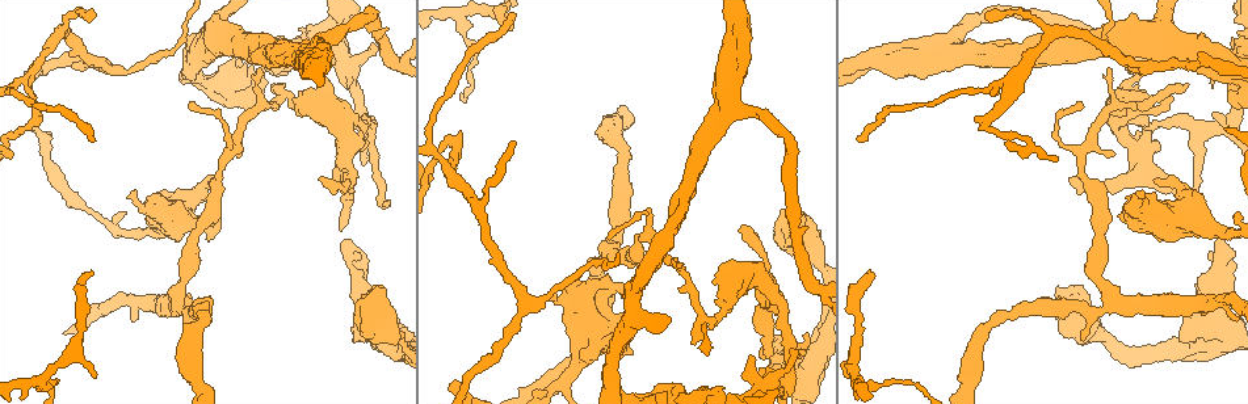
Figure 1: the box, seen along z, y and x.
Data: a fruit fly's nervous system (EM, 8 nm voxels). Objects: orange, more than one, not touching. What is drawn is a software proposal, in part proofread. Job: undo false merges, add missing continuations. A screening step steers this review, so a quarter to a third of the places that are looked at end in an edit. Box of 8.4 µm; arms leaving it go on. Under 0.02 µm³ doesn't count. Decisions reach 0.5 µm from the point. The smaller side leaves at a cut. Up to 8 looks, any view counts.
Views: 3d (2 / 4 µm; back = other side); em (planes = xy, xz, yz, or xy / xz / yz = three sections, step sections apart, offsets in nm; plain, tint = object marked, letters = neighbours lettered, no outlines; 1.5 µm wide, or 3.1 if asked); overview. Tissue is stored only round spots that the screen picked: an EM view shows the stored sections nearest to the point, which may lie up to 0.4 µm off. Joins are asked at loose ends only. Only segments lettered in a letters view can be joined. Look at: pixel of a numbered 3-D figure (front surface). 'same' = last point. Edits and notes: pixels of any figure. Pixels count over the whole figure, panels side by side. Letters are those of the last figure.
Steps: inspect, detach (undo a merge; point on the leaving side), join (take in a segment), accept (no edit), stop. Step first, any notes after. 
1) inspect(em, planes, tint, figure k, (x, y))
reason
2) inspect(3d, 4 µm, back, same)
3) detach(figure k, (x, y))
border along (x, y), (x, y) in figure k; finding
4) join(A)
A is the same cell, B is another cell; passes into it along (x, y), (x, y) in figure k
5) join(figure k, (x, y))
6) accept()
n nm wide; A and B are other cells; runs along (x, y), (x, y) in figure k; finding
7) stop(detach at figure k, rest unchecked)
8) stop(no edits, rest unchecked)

inspect(3d, 4 µm, figure 1, (1217, 240))
free end

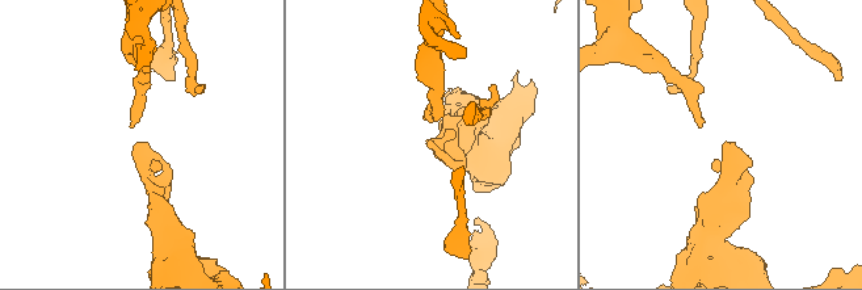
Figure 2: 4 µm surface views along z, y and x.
inspect(em, planes, tint, figure 2, (732, 142))
now the EM

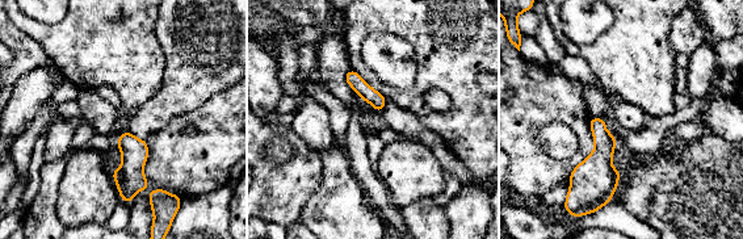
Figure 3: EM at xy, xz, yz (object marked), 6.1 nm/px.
inspect(em, planes, letters, same)

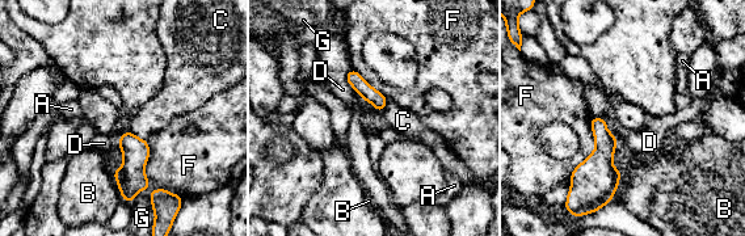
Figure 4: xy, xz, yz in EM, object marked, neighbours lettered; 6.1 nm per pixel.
accept()
F touches over 460 nm; A, B, C, D, F and G are other cells; none of them fits

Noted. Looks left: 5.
inspect(3d, 2 µm, figure 1, (1083, 291))
stops while still wide

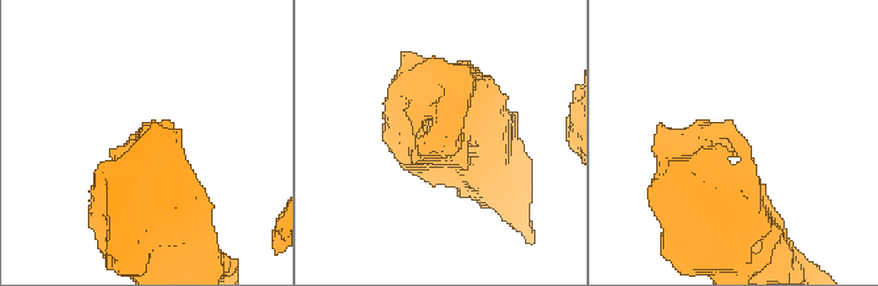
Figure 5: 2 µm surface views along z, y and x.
inspect(em, planes, plain, figure 5, (428, 144))

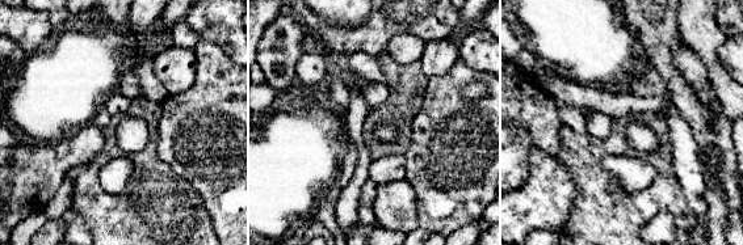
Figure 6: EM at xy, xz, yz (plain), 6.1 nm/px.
inspect(em, planes, letters, same)
see the neighbours

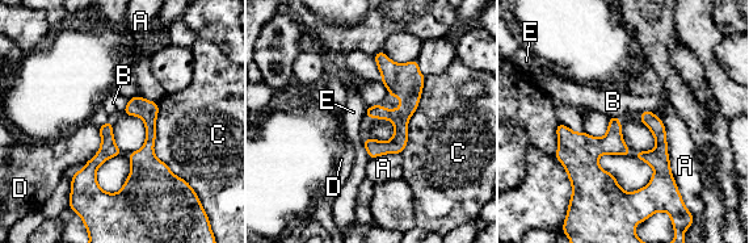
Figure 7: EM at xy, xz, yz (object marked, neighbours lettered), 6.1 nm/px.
accept()
A, B, C, D and E are other cells; border along (667, 151), (669, 170), (686, 205) in figure 7; none of them fits

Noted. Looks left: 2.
inspect(em, planes, letters, figure 1, (1083, 177))
thin neck

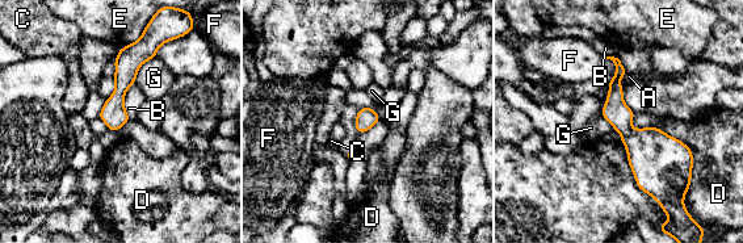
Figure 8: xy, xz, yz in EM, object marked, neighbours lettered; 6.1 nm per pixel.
accept()
A, B, C, D, E, F and G are other cells; border along (617, 57), (603, 58) in figure 8; continuous, no second neuron

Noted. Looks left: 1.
stop(no edits, rest unchecked)

